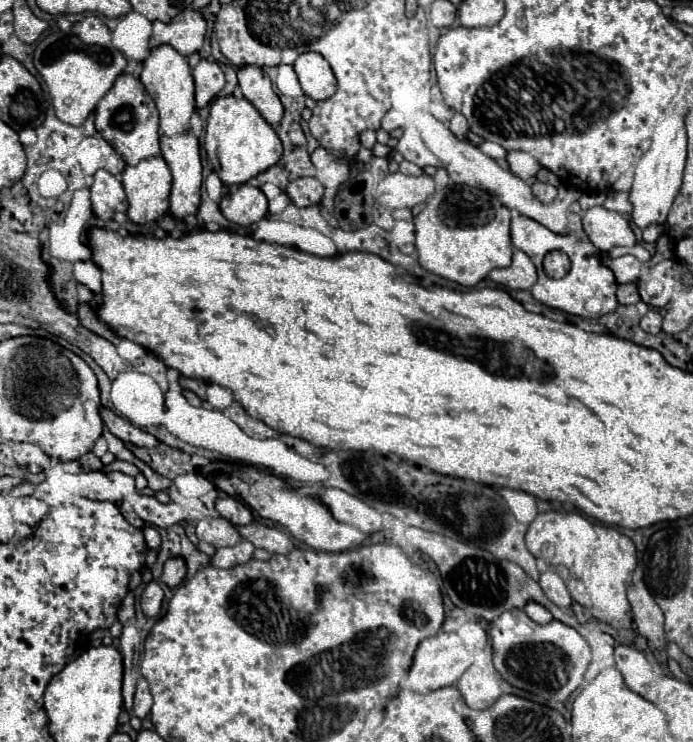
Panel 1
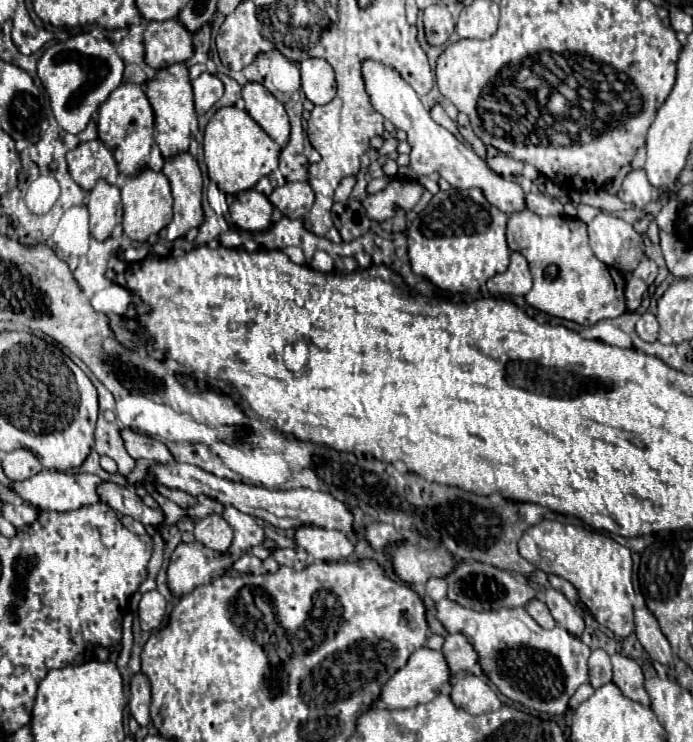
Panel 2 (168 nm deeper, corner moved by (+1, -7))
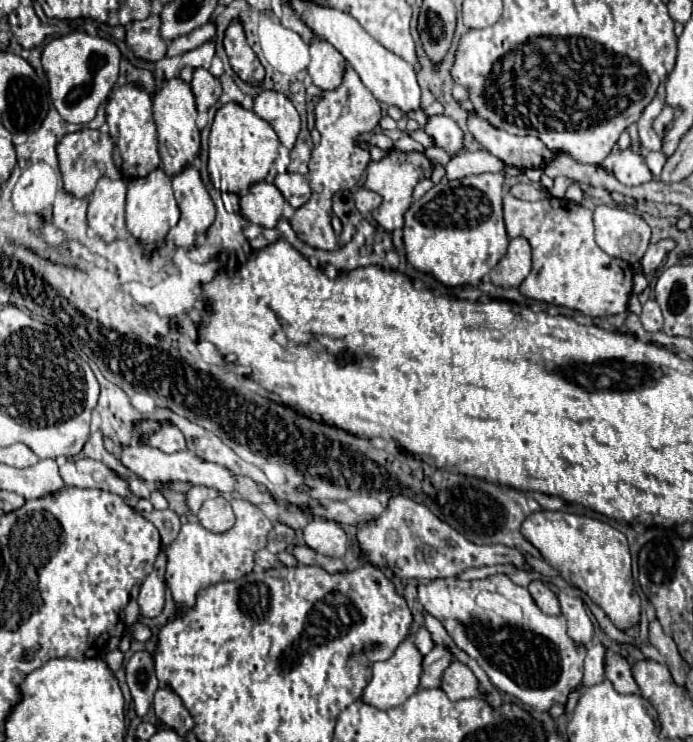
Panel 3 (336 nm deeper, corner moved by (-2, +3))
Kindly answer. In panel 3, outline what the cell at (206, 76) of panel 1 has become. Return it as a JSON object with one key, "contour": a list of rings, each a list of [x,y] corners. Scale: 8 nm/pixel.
{"contour":[[[197,68],[191,80],[191,92],[195,96],[195,104],[199,112],[207,112],[221,96],[221,82],[209,74],[205,68]]]}

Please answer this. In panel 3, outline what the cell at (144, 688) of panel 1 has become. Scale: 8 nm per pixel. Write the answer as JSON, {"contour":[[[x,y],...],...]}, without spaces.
{"contour":[[[147,650],[135,652],[127,662],[125,670],[127,670],[127,684],[133,696],[135,712],[137,716],[145,716],[153,702],[153,694],[159,688],[153,656]]]}

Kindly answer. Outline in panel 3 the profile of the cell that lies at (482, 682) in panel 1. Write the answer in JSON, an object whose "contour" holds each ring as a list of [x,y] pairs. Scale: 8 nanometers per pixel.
{"contour":[[[451,662],[451,666],[447,666],[443,670],[441,676],[441,690],[455,702],[455,700],[463,700],[463,698],[479,698],[479,682],[475,678],[475,674],[461,662]]]}

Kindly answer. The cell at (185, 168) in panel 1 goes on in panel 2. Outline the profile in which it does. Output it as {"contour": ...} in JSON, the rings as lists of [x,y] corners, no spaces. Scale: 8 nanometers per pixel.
{"contour":[[[188,152],[168,156],[164,160],[162,172],[170,180],[174,196],[174,218],[166,226],[166,238],[176,240],[184,236],[190,228],[202,224],[202,172],[196,160]]]}

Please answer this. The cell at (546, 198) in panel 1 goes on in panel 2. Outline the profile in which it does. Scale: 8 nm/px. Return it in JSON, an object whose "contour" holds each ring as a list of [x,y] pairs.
{"contour":[[[540,192],[526,194],[526,208],[538,216],[560,216],[564,212],[564,204]]]}

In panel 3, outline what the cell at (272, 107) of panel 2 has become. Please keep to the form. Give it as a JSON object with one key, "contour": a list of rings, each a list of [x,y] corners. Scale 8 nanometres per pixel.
{"contour":[[[275,90],[261,92],[255,98],[253,112],[271,124],[271,128],[277,132],[277,136],[285,148],[291,150],[295,146],[295,140],[297,140],[297,134],[301,128],[301,120],[299,120],[295,106],[291,104],[291,100],[285,94],[275,92]]]}

